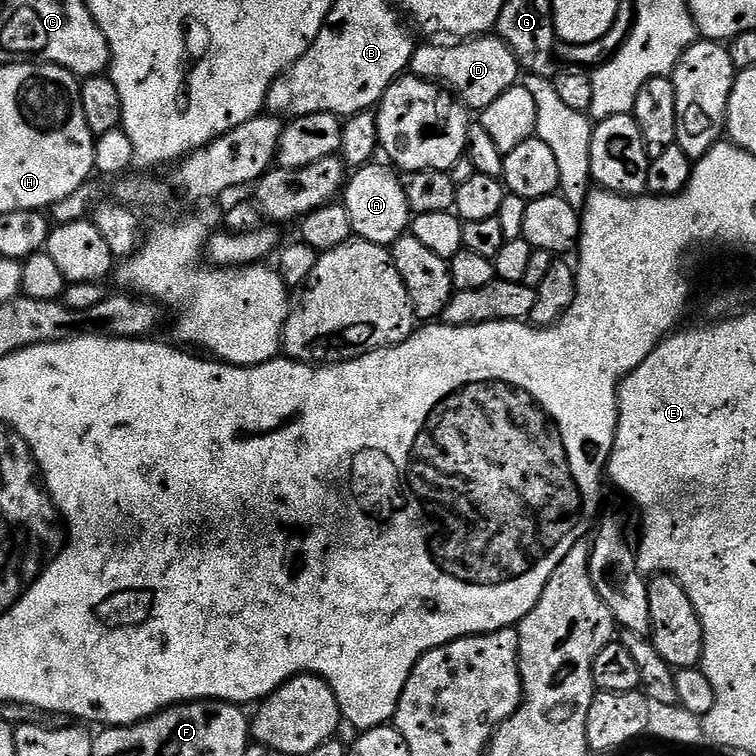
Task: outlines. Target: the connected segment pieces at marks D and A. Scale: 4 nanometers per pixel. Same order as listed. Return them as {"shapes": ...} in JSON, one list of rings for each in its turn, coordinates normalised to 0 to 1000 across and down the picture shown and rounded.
{"shapes":[[[[642,45],[618,56],[594,58],[598,58],[594,63],[575,63],[571,58],[561,58],[556,63],[554,60],[545,70],[544,99],[581,108],[620,146],[639,146],[663,124],[669,124],[669,119],[684,115],[690,101],[688,83],[675,61],[660,48]]],[[[493,214],[470,224],[459,234],[452,269],[458,283],[463,283],[466,306],[475,316],[516,325],[541,306],[542,282],[529,233],[512,216],[508,217]]]]}

